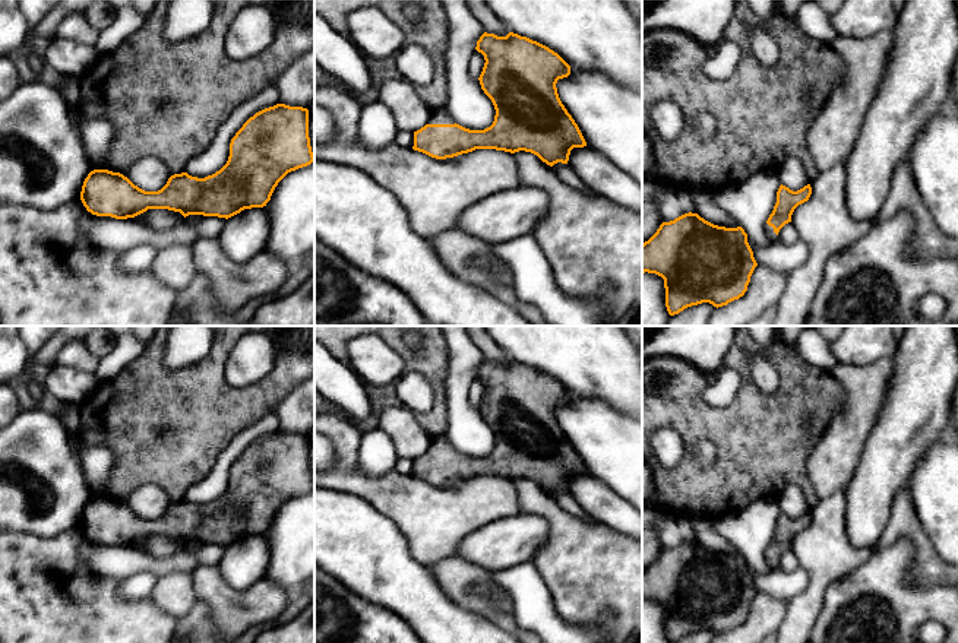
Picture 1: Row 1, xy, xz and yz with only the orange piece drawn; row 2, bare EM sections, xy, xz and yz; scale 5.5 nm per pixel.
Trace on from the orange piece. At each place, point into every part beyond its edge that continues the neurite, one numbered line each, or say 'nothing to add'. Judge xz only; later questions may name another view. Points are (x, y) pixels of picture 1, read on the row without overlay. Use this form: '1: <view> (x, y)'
1: xz (439, 443)

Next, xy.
nothing to add

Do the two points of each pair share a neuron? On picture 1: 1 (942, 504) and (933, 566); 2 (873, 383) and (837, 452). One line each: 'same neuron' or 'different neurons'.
1: different neurons
2: same neuron

